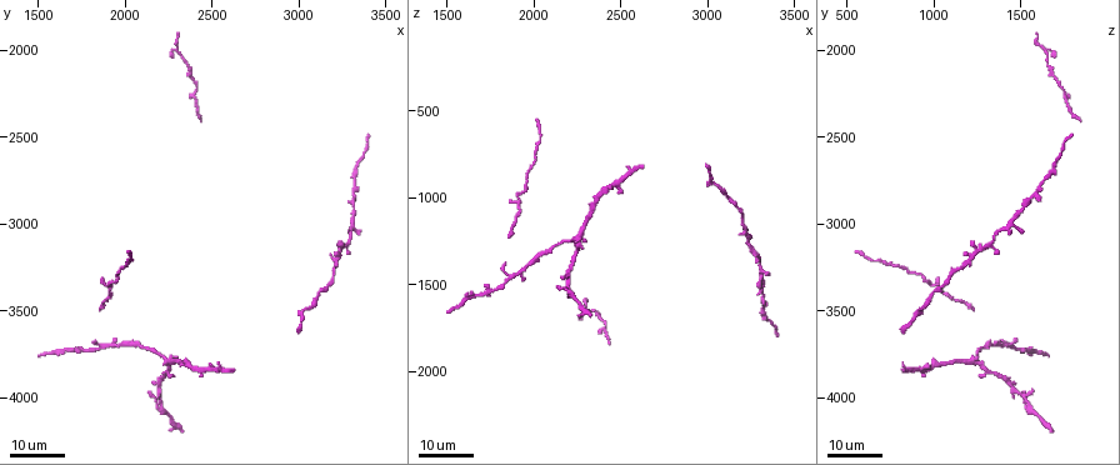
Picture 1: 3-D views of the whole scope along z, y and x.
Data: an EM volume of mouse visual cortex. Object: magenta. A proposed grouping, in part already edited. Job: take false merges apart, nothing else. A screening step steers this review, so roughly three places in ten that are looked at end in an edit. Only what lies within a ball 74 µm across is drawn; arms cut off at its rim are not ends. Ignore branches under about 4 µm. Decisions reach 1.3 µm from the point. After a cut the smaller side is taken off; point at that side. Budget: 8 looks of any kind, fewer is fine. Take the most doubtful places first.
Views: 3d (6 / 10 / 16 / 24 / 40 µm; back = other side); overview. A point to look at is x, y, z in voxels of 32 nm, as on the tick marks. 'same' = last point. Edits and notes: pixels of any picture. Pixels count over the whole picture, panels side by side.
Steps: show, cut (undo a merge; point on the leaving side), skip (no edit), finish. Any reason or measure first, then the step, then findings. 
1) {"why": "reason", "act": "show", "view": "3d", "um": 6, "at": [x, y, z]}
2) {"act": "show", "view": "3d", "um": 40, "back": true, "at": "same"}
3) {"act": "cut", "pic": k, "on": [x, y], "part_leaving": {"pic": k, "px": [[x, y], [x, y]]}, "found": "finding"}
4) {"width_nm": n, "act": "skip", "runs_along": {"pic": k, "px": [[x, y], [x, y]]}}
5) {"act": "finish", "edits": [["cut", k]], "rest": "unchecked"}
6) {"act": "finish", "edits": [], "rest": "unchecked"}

{"why": "three arms meet", "act": "show", "view": "3d", "um": 24, "at": [1860, 3700, 1440]}

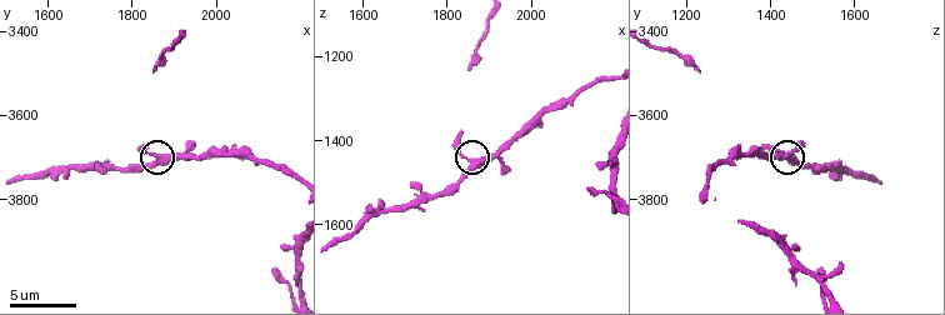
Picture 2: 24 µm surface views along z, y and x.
{"why": "zoom in", "act": "show", "view": "3d", "um": 6, "at": [1855, 3695, 1455]}

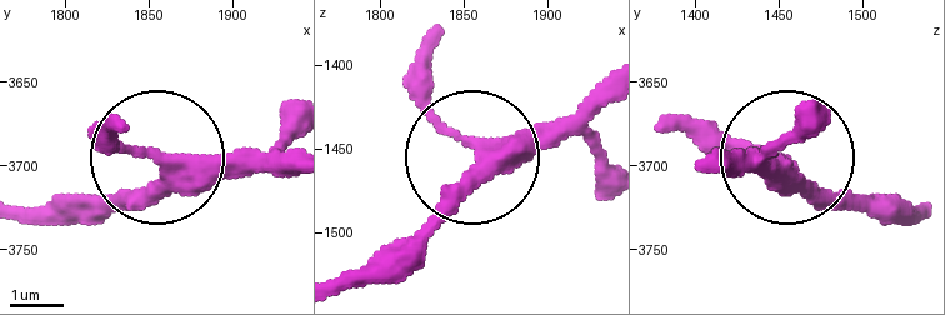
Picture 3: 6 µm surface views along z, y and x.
{"width_nm": 340, "act": "skip", "runs_along": {"pic": 3, "px": [[601, 79], [494, 146], [378, 271]]}, "found": "all the same neuron"}

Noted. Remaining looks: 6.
{"act": "show", "view": "3d", "um": 16, "at": [3320, 2700, 1680]}

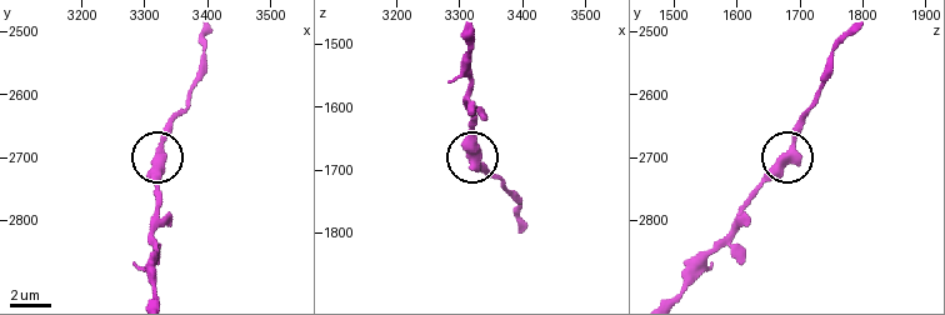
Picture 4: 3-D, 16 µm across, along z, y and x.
{"why": "zoom in", "act": "show", "view": "3d", "um": 6, "at": [3320, 2685, 1685]}

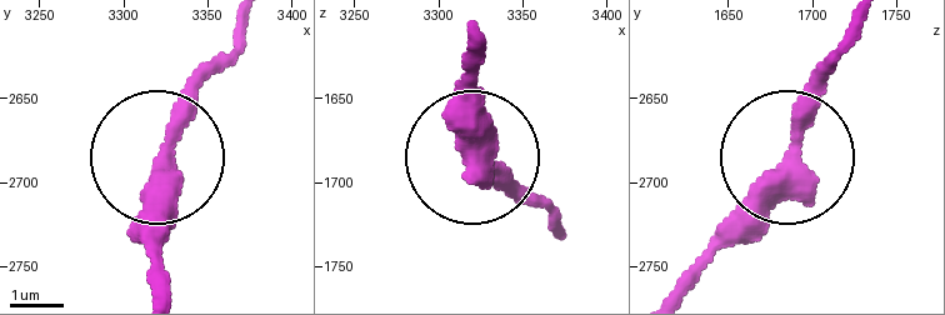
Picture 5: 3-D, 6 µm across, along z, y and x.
{"side_arm_um": 9, "act": "skip", "found": "all the same neuron"}

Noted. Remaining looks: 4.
{"why": "thick turns thin", "act": "show", "view": "3d", "um": 16, "at": [3280, 3100, 1320]}

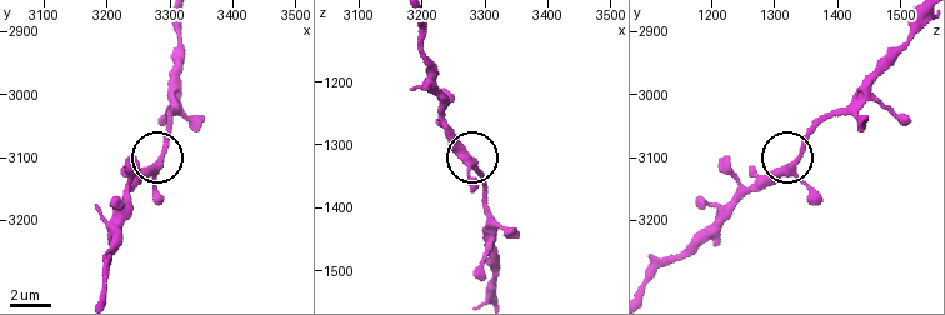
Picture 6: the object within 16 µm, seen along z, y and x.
{"act": "show", "view": "3d", "um": 6, "at": [3275, 3115, 1330]}

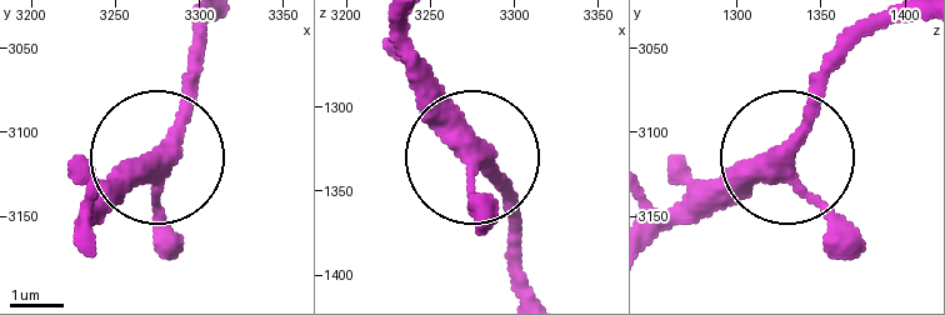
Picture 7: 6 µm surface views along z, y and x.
{"arms": 3, "act": "skip", "runs_along": {"pic": 7, "px": [[78, 249], [163, 145], [195, 55]]}, "found": "one neuron here"}

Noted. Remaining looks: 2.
{"act": "finish", "edits": [], "rest": "unchecked"}

